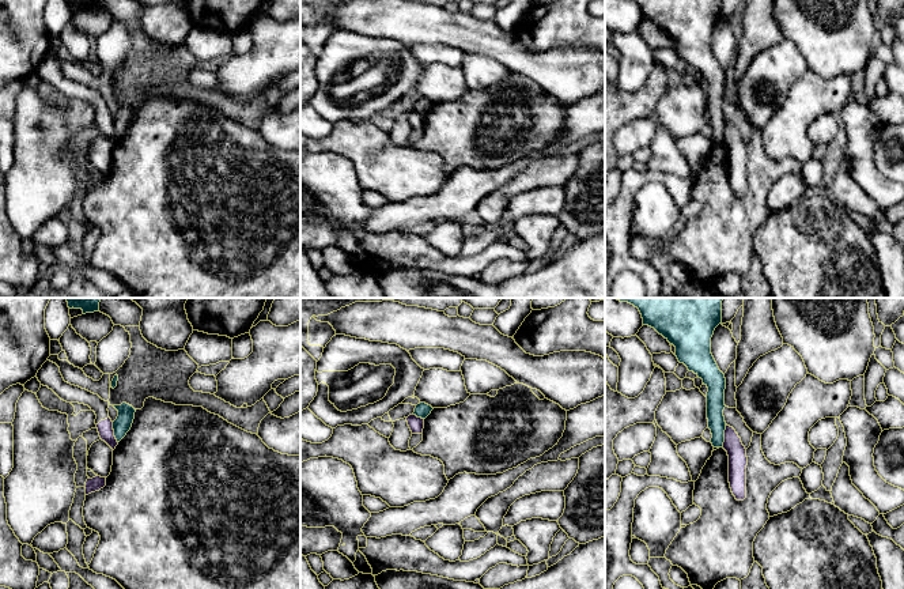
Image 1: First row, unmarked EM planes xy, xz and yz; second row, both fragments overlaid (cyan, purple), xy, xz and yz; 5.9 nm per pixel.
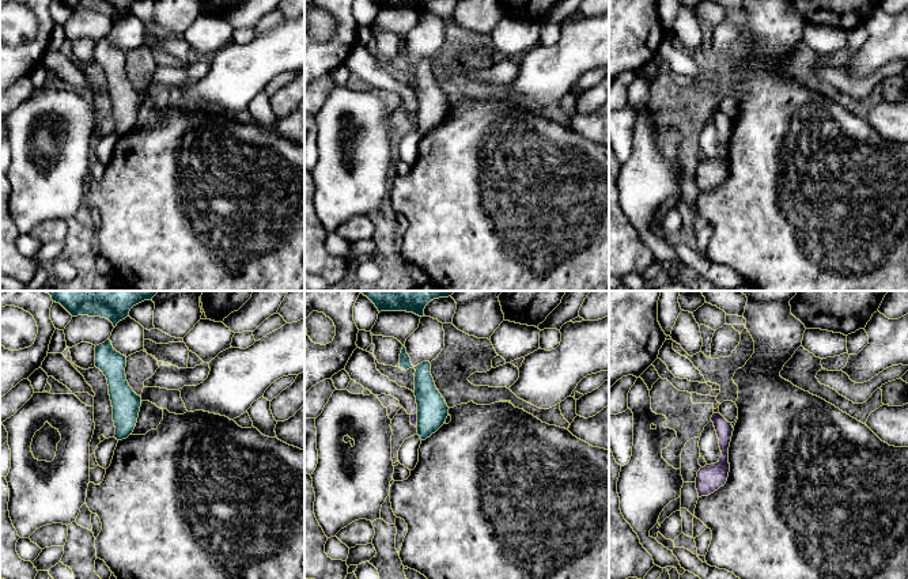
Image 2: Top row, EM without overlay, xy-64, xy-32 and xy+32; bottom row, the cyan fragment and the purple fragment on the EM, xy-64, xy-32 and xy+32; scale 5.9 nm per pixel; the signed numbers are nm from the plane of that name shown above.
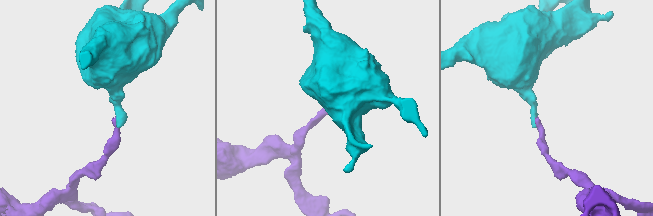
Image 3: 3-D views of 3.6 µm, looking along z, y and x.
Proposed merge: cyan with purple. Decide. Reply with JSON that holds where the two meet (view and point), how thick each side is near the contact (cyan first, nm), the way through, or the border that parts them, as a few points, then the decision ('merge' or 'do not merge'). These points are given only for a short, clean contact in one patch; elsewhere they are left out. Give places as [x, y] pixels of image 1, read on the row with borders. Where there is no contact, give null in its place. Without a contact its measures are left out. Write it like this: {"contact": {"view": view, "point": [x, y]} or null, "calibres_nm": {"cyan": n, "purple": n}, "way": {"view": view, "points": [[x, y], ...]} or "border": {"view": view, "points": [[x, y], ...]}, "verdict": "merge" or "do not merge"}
{"contact": {"view": "yz", "point": [723, 435]}, "calibres_nm": {"cyan": 110, "purple": 110}, "border": {"view": "yz", "points": [[726, 425], [722, 446]]}, "verdict": "do not merge"}

